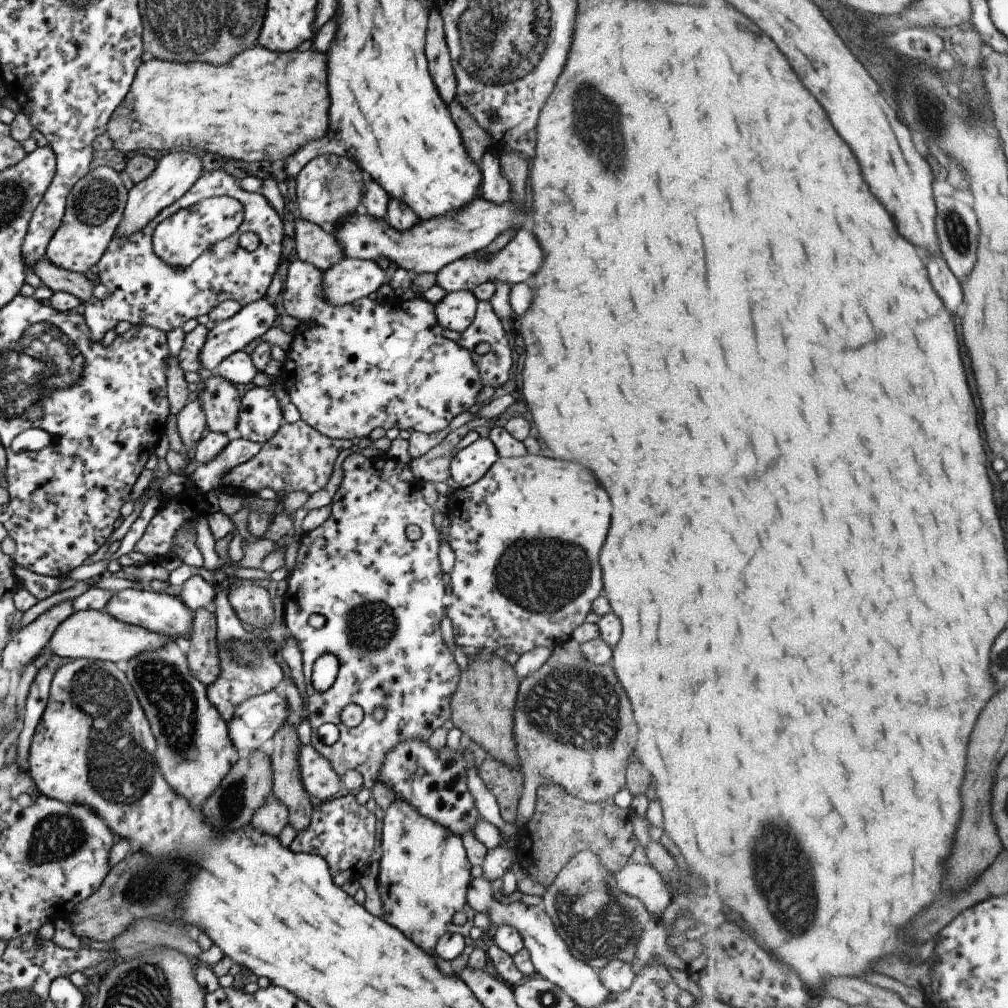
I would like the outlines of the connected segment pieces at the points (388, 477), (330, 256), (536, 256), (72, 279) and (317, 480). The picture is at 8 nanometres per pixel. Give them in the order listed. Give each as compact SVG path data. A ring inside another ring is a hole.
M355 452L355 454L350 453L344 458L341 464L341 472L343 472L343 478L341 478L341 484L337 486L337 490L335 490L335 494L329 504L330 514L328 518L323 521L321 525L317 526L317 528L310 532L302 533L297 537L299 547L297 548L295 566L293 566L293 570L291 570L285 578L287 587L283 595L283 618L289 634L293 636L295 644L299 646L301 652L301 660L297 663L295 668L300 668L301 670L305 687L305 696L307 696L307 706L305 706L305 708L307 708L307 720L309 720L309 726L311 727L309 745L311 745L317 753L321 754L323 758L326 758L327 762L330 762L331 768L337 772L339 777L342 777L347 770L358 770L359 774L362 776L362 786L370 789L374 785L375 778L377 778L377 772L379 772L379 766L381 766L383 758L385 758L385 754L387 754L387 750L390 750L395 744L399 744L399 742L407 742L415 740L415 738L421 740L421 742L426 742L435 728L441 727L441 724L443 724L445 720L450 719L451 694L453 694L453 690L455 690L455 686L457 686L460 670L453 659L453 655L449 652L445 643L443 643L441 632L439 632L439 622L441 622L443 613L446 610L446 608L443 607L441 598L448 595L447 580L446 576L441 572L439 560L437 559L439 538L438 530L433 522L431 522L433 506L425 503L420 492L424 483L423 480L419 480L419 478L415 478L414 474L411 474L408 464L402 464L401 462L397 462L397 460L391 460L391 458L387 456L365 458L365 456L357 454L357 452ZM407 524L415 524L415 526L418 526L420 529L421 536L416 541L409 541L405 537L405 528L407 528ZM311 614L319 614L319 616L325 618L325 624L318 630L311 628L309 622L307 622ZM321 654L333 654L333 656L337 658L339 664L333 686L331 686L329 690L325 690L325 692L315 692L311 682L309 682L309 677L312 671L312 664ZM346 704L357 704L363 711L361 722L353 728L347 728L339 721L339 712L343 710ZM375 708L383 708L383 712L385 712L385 716L383 716L379 722L371 716L371 712L373 712ZM327 722L335 724L338 730L338 738L331 745L325 745L317 738L317 728L319 728L321 724Z
M295 218L293 224L297 260L324 271L344 258L343 250L331 232L303 218Z
M519 228L513 233L511 240L489 260L477 260L477 258L473 258L473 255L468 255L446 264L436 272L435 284L439 285L446 293L452 293L472 291L476 286L485 284L485 282L505 282L510 285L525 283L541 266L541 262L543 262L543 252L541 252L537 240L533 238L531 232Z
M46 258L35 262L35 264L27 264L25 261L23 264L24 268L35 274L42 285L49 288L51 292L63 291L72 294L83 304L92 300L91 292L94 284L85 277L84 273L57 268Z
M299 419L291 424L282 423L277 432L264 443L260 443L259 452L239 466L234 466L223 474L223 482L217 488L227 494L257 495L261 488L270 488L273 492L314 493L323 488L331 477L333 462L337 454L349 446L344 439L330 439L315 432Z

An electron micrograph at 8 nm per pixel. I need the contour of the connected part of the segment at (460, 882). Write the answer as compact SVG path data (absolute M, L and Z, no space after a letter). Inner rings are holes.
M394 798L391 806L384 812L381 820L381 855L375 857L378 861L376 882L383 908L382 919L399 930L407 940L414 942L427 956L434 958L435 966L441 974L457 977L477 944L469 937L474 912L465 902L465 892L471 880L471 866L462 838L425 818L399 798ZM455 912L465 914L463 924L453 924L451 918ZM445 932L459 933L464 940L462 952L450 961L441 959L434 951L435 943Z

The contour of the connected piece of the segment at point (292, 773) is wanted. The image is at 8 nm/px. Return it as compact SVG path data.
M293 717L285 722L281 728L271 737L272 750L270 755L271 778L272 778L272 798L277 798L279 802L288 810L288 824L295 830L305 830L309 826L310 814L312 810L309 795L305 792L303 784L299 778L299 766L297 766L297 754L299 754L299 742L297 738L296 724Z

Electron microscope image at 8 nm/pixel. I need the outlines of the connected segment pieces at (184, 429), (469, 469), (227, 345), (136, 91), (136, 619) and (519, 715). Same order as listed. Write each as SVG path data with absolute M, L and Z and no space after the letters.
M195 399L179 410L175 416L176 429L183 444L183 456L189 456L193 452L200 437L207 430L205 416L201 410L201 402Z
M478 437L451 457L450 477L460 488L477 482L498 459L495 447L488 438Z
M265 297L257 302L251 302L247 306L242 306L233 316L215 323L215 326L208 330L207 338L203 342L201 354L199 354L199 362L201 362L201 373L206 375L213 372L216 366L226 356L240 351L245 344L249 344L251 340L261 339L265 332L269 331L277 324L279 316L275 312L273 303L269 304Z
M255 45L249 47L239 54L235 54L229 62L217 66L209 66L209 64L201 64L201 62L171 62L159 60L152 57L145 57L142 63L136 68L133 80L129 86L125 98L119 102L119 106L113 110L107 122L105 133L112 141L114 150L122 152L130 156L137 153L138 150L149 148L151 150L173 150L174 148L183 148L183 146L192 146L193 149L201 150L203 153L209 152L226 158L228 160L241 160L243 162L275 162L275 160L285 160L291 154L295 154L295 150L302 148L305 142L309 140L317 140L323 134L327 134L327 108L329 108L329 94L327 94L327 56L313 50L301 51L292 50L289 52L276 53L265 50Z
M135 588L123 589L113 594L113 598L107 600L107 604L103 606L102 610L113 616L115 620L144 628L153 634L159 634L159 636L161 634L169 636L172 641L177 638L184 640L191 638L192 611L182 604L178 597L167 593L135 590Z
M571 638L554 646L545 663L518 682L511 732L523 776L516 827L529 822L538 786L559 786L588 803L612 798L626 786L624 772L637 734L629 700L611 666L587 662Z

